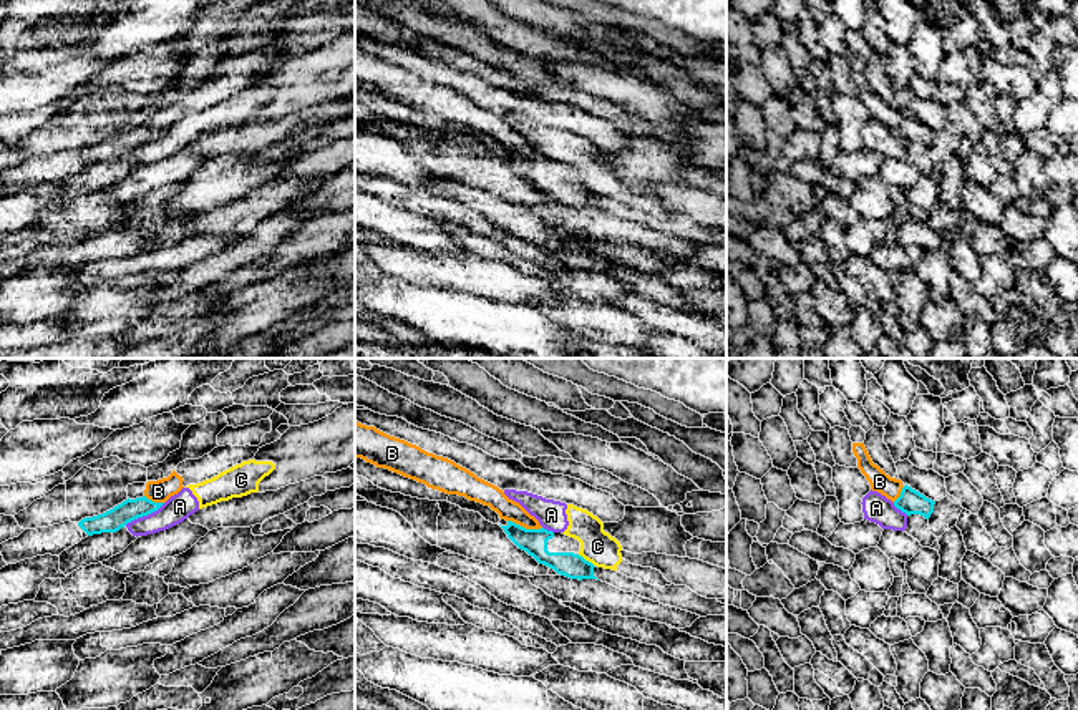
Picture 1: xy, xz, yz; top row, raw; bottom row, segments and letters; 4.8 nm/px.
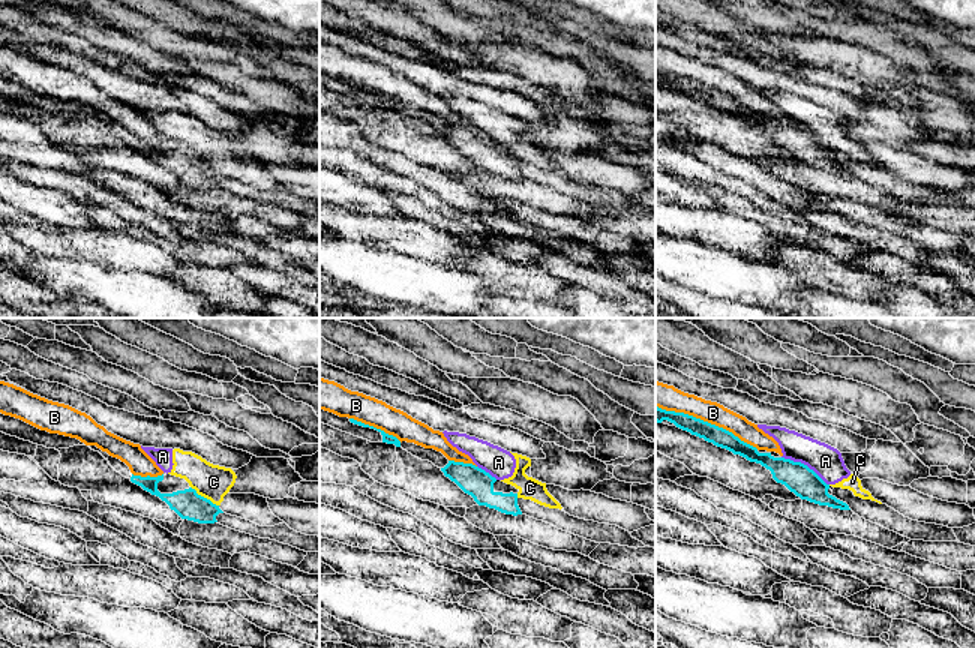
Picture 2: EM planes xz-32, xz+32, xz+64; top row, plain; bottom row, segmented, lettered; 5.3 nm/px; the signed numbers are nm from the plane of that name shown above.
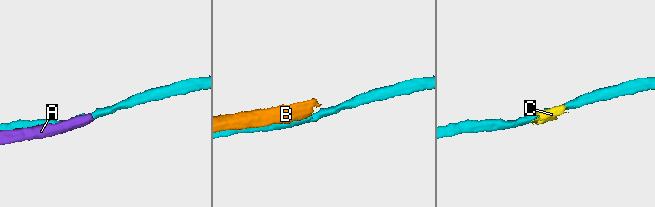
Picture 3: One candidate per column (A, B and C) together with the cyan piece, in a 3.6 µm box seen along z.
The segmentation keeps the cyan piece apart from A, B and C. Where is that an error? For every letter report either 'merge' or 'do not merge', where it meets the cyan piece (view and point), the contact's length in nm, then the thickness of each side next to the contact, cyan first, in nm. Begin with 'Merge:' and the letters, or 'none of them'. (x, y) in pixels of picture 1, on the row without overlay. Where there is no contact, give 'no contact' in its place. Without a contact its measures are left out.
Merge: none of them
A: do not merge; meets cyan in xy at (145, 143); contact 220 nm long; 110 nm thick on the cyan side, 130 nm on the other
B: do not merge; meets cyan in xz at (524, 156); contact 170 nm long; 130 nm thick on the cyan side, 110 nm on the other
C: do not merge; meets cyan in xz at (584, 188); contact 110 nm long; 120 nm thick on the cyan side, 160 nm on the other

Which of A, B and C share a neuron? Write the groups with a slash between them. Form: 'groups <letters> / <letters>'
groups A C / B

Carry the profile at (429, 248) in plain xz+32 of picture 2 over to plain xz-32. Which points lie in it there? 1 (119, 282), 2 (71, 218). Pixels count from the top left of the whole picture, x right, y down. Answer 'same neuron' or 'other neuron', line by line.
1: other neuron
2: other neuron

